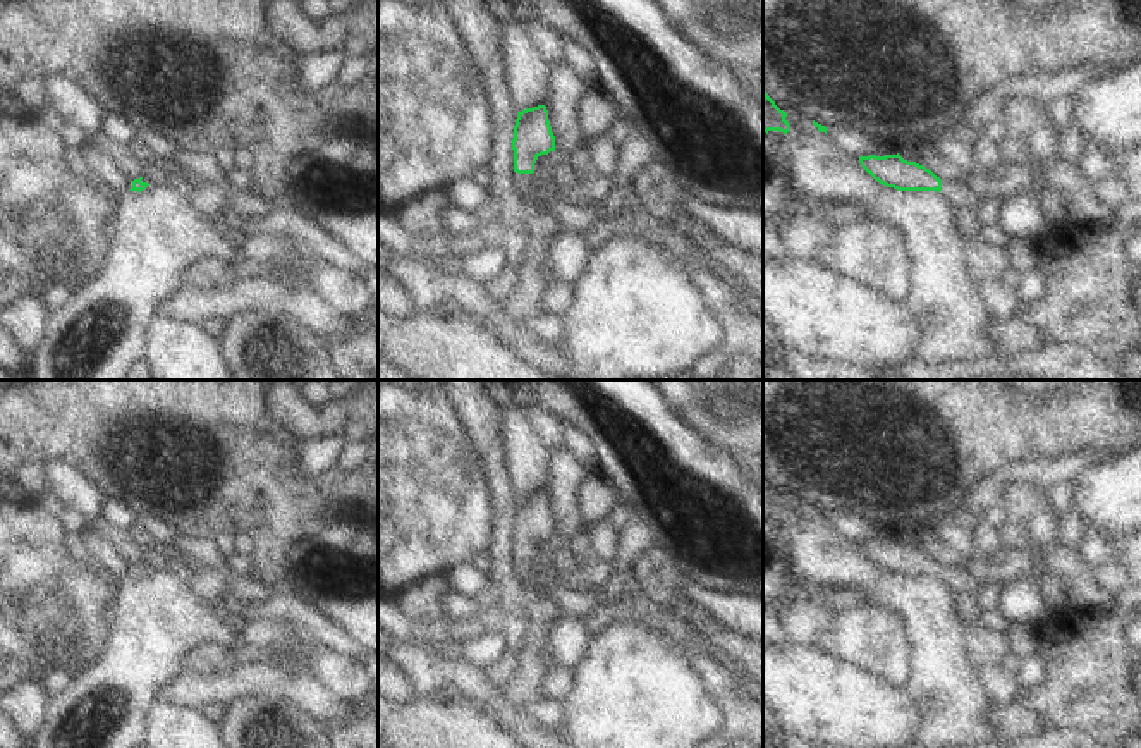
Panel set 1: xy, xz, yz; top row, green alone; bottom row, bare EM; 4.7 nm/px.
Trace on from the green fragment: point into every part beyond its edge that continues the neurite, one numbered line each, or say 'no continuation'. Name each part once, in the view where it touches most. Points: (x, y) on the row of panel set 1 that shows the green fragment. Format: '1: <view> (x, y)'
1: xz (521, 181)

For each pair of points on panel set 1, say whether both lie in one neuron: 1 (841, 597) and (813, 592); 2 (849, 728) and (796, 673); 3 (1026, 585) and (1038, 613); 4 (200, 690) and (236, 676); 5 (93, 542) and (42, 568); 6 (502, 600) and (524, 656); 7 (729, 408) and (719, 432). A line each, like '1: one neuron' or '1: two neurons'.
1: one neuron
2: one neuron
3: one neuron
4: one neuron
5: two neurons
6: two neurons
7: two neurons

